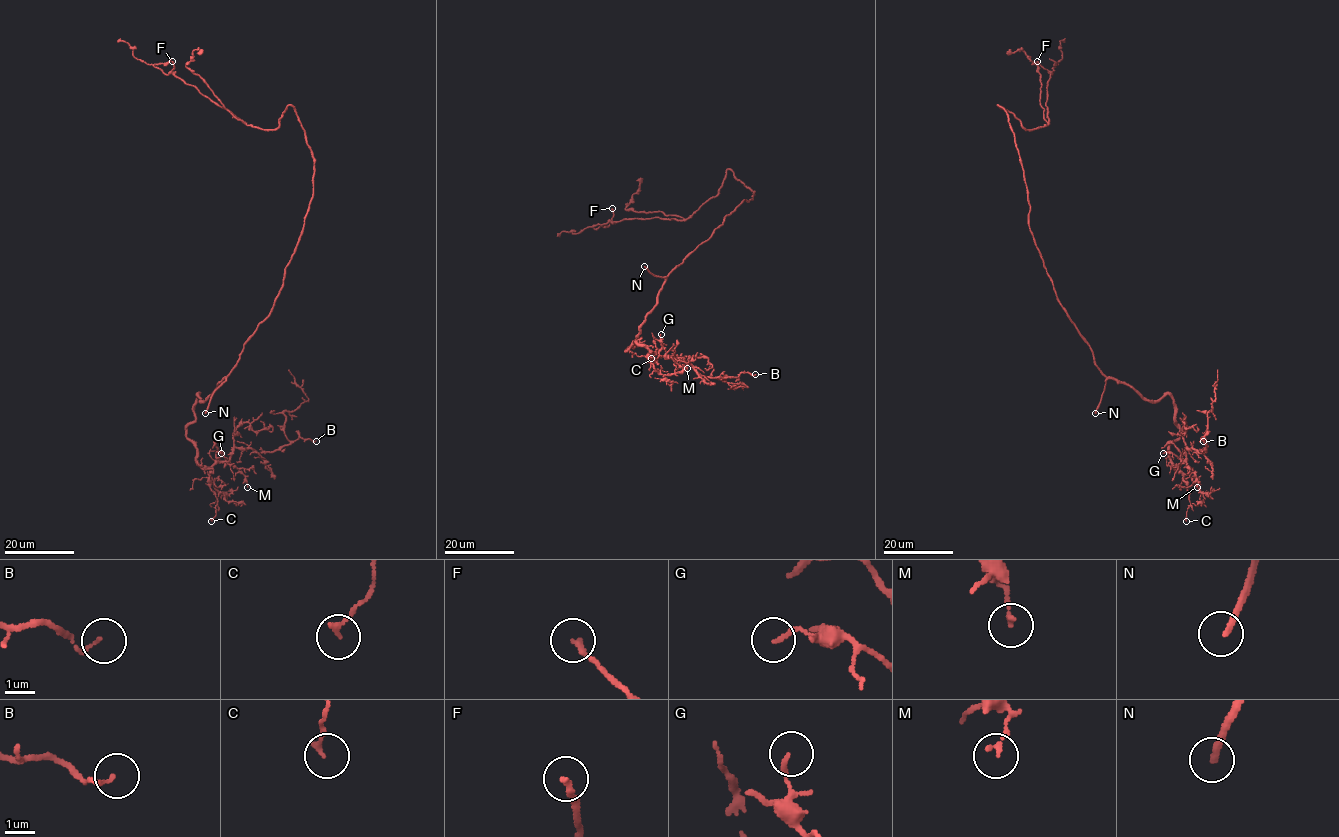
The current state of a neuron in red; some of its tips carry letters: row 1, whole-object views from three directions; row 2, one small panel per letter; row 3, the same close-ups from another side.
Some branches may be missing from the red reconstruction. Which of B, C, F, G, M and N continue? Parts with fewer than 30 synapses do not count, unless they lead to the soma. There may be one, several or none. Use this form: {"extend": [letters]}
{"extend": ["N"]}

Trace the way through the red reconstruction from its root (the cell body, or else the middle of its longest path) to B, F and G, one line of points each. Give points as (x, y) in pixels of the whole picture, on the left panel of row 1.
B: (273, 304), (232, 370), (205, 400), (198, 394), (186, 436), (207, 467), (235, 448), (260, 453), (316, 441)
F: (273, 304), (312, 196), (313, 157), (304, 129), (290, 105), (274, 129), (246, 125), (178, 78), (172, 61)
G: (273, 304), (237, 365), (205, 400), (198, 394), (193, 407), (186, 436), (196, 460), (210, 467), (221, 453)

